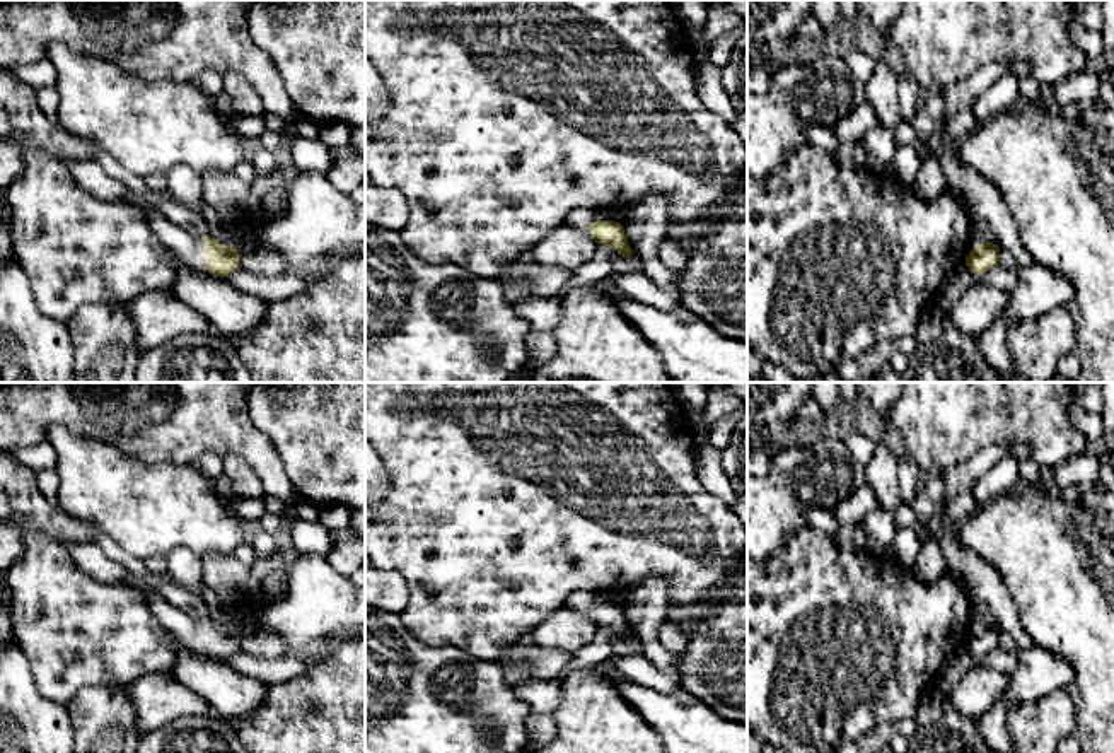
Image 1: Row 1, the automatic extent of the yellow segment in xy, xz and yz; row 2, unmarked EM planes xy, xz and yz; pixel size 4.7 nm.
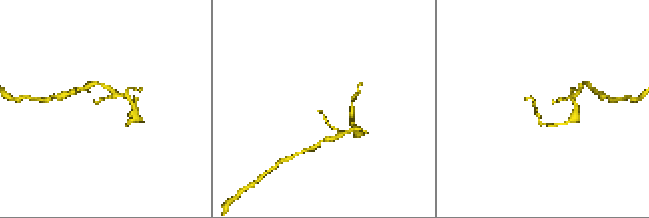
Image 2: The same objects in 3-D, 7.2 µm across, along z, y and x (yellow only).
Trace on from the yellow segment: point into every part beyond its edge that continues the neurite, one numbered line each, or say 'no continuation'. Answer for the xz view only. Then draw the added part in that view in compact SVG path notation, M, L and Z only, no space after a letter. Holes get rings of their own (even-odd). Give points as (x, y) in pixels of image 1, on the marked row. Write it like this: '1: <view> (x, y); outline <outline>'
1: xz (580, 217); outline M577 208L568 213L565 224L580 231L587 231L589 224L597 222L595 210L589 208Z

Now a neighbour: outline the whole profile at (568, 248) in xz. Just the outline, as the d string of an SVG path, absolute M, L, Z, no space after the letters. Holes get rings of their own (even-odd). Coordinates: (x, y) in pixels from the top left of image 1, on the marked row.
M566 224L527 249L539 266L560 266L570 271L590 261L597 251L599 244L587 231Z

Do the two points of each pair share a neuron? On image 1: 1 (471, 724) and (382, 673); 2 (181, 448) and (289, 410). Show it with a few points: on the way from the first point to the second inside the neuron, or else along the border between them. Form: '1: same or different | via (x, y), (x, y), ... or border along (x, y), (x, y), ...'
1: same | via (449, 724), (434, 724), (405, 695)
2: different | border along (246, 400), (249, 420), (278, 453)

